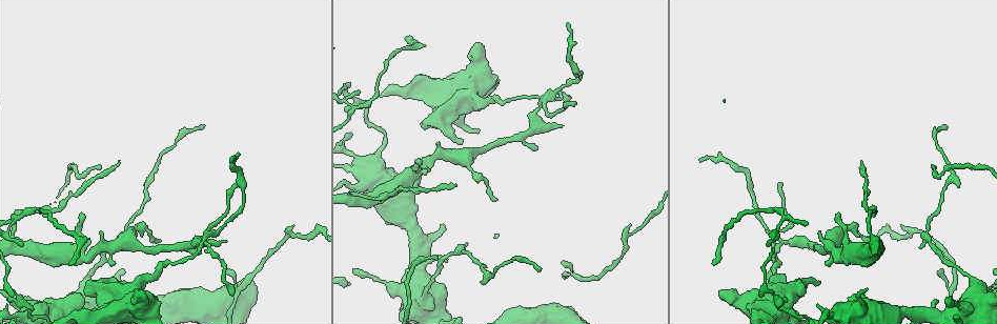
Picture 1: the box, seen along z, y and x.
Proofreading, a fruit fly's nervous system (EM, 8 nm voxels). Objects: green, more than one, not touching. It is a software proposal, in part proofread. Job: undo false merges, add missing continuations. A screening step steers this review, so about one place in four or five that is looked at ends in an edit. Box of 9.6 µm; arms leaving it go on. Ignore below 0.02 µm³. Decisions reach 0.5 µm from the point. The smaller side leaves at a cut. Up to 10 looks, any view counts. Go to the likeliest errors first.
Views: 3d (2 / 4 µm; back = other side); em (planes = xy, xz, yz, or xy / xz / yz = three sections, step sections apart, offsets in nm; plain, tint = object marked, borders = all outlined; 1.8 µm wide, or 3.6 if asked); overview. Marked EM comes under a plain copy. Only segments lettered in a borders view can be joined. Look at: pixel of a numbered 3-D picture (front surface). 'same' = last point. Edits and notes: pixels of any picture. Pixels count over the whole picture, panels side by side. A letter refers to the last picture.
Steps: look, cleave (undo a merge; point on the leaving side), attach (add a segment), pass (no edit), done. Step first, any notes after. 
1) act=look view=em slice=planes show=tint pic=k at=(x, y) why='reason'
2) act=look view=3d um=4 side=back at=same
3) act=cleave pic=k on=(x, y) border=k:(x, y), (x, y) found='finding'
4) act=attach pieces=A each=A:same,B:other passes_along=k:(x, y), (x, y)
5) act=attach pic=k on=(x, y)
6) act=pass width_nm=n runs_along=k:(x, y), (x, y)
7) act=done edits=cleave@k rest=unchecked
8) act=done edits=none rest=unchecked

act=look view=em slice=xy step=16 show=tint pic=1 at=(203, 242) why='abrupt turn'

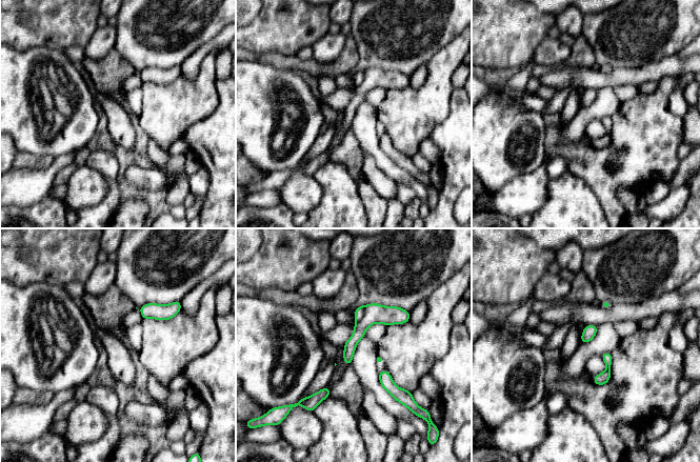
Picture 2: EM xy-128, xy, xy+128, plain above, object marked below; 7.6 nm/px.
act=look view=em slice=planes show=tint at=same

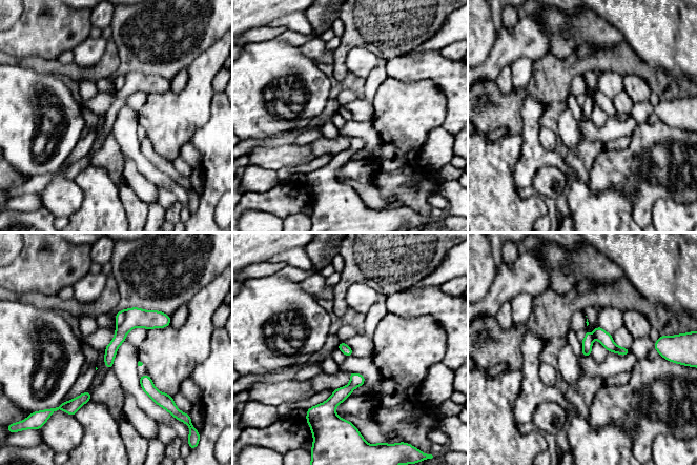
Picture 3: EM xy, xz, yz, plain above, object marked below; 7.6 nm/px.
act=look view=em slice=planes show=borders at=same why='what lies round it'

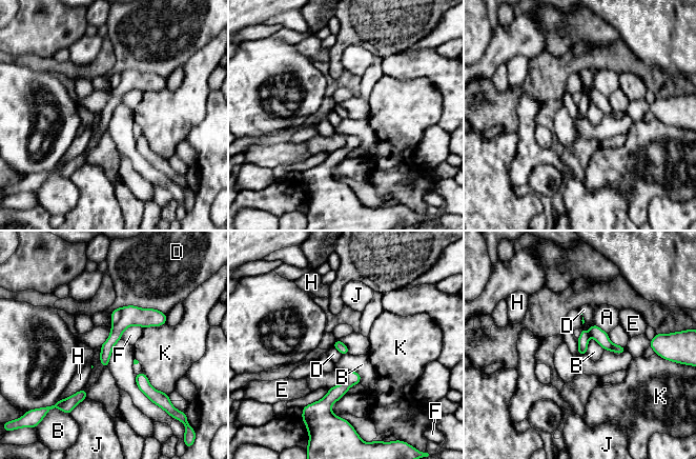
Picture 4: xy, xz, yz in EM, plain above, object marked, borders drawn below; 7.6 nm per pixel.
act=cleave pic=4 on=(116, 315) each=A:other,B:other,D:other,E:other,F:other,H:other,J:other,K:other part_leaving=4:(357, 377), (324, 404), (318, 404) found='a second neuron is stuck on'

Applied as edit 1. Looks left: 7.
act=look view=overview why='redraw'

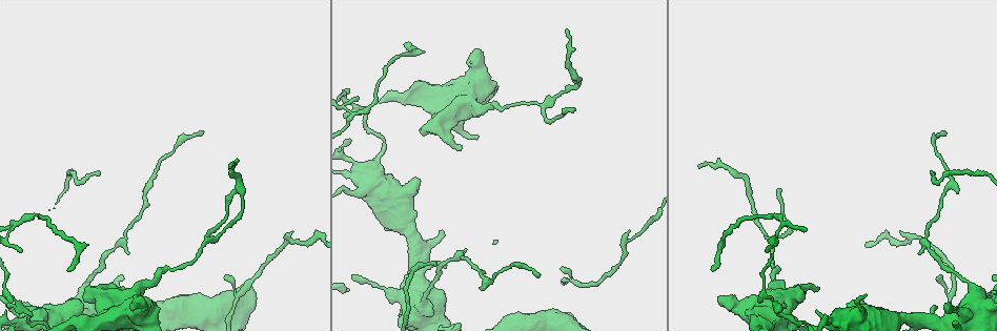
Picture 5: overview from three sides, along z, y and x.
act=look view=3d um=4 side=back pic=5 at=(819, 288) why='branch stops here'

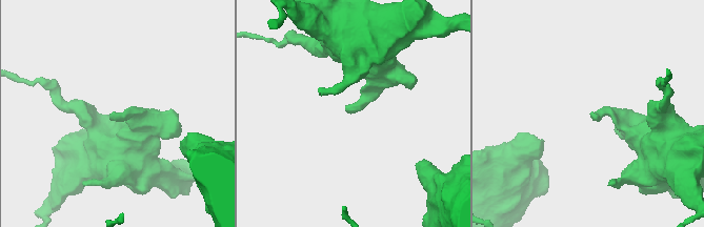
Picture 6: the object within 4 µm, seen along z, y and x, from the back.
act=look view=em slice=planes show=borders pic=6 at=(590, 116)

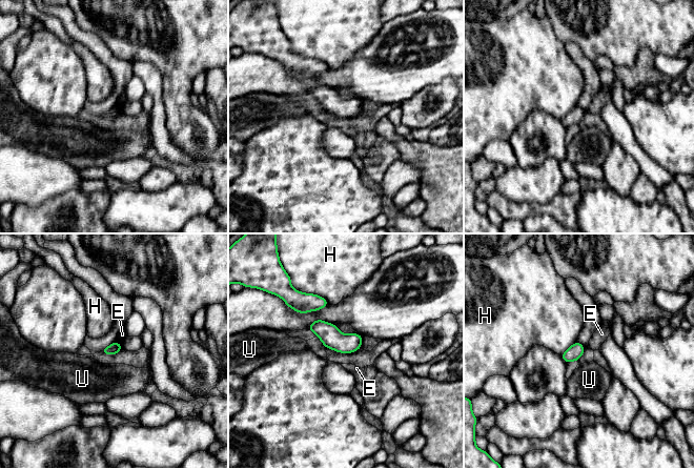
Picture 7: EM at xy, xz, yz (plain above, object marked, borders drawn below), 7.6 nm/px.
act=pass each=E:other,H:other,U:other border=7:(116, 341), (120, 344) found='no lettered segment goes on from it'

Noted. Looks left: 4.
act=look view=3d um=2 pic=5 at=(567, 28) why='thin end'

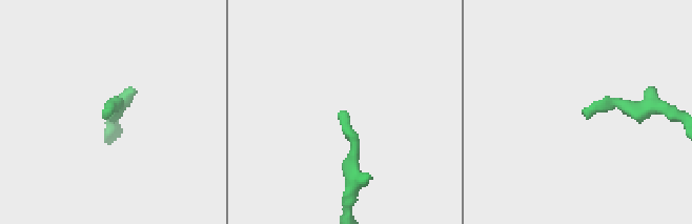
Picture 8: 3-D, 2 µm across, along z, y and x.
act=look view=em slice=planes show=borders pic=8 at=(104, 117)

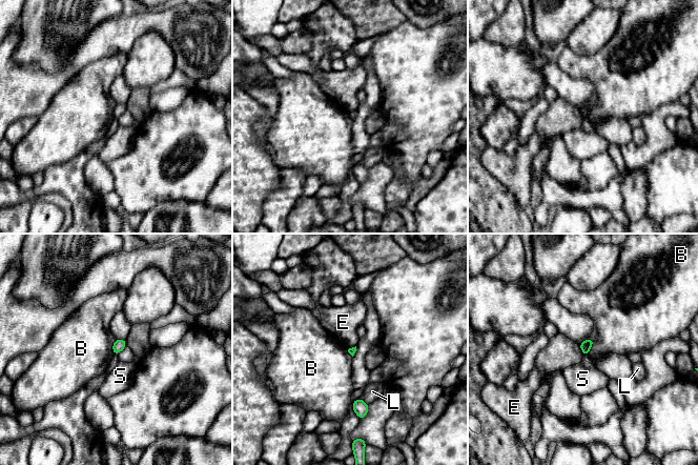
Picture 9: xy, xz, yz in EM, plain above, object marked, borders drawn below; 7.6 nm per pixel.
act=pass longest_contact=B:140nm each=B:other,E:other,L:other,S:other found='no lettered segment goes on from it'

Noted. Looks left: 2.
act=done edits=cleave@4 rest=unchecked

